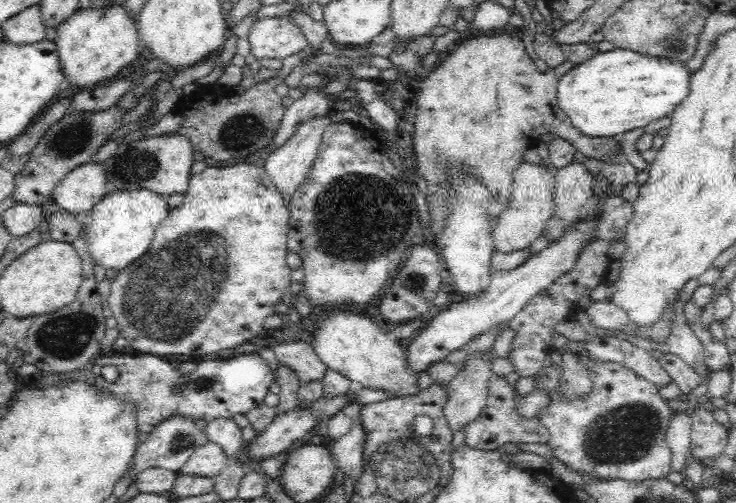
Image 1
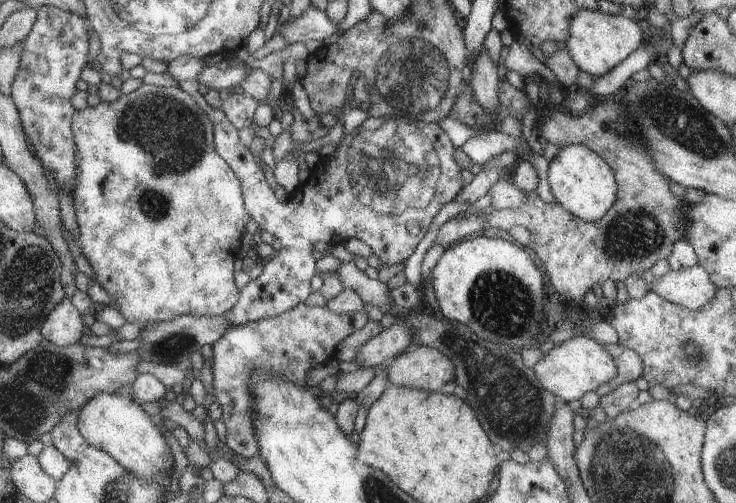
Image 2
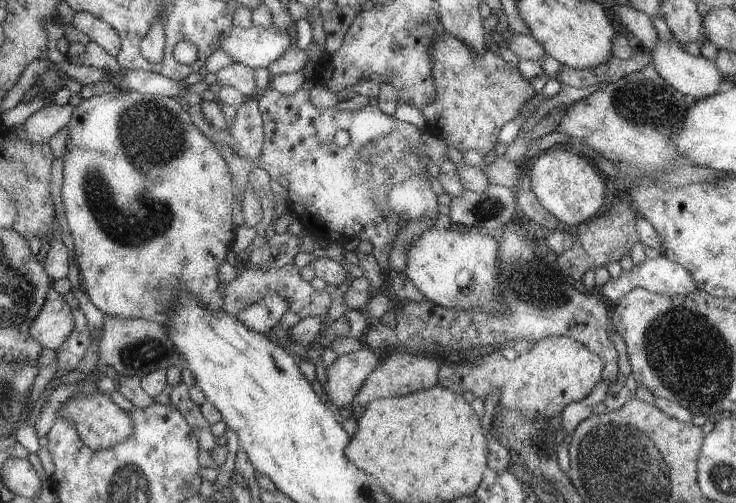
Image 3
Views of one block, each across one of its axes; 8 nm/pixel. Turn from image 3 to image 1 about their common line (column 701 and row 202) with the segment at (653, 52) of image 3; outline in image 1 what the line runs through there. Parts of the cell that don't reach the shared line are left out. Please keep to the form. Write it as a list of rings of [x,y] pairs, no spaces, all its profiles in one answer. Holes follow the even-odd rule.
[[[88,162],[71,170],[52,191],[59,209],[87,212],[106,194],[104,163]]]

